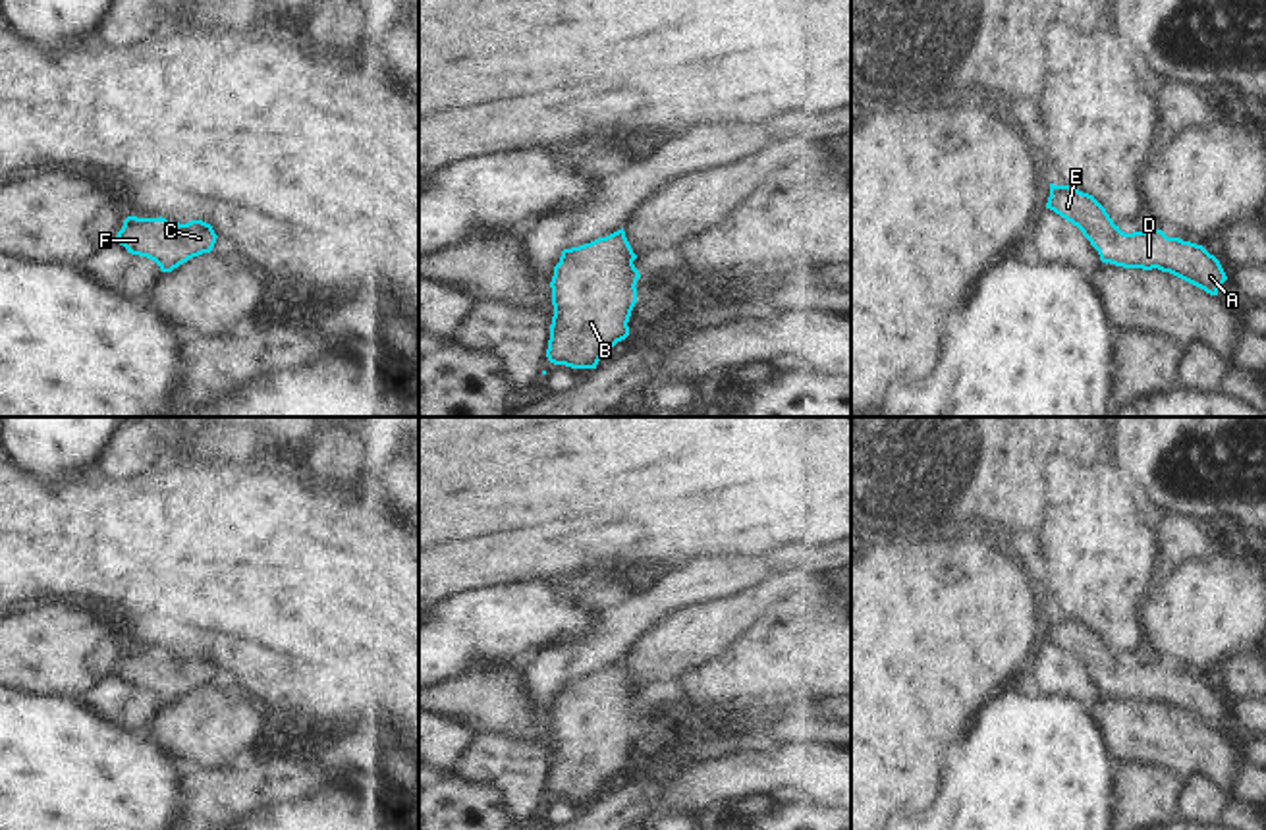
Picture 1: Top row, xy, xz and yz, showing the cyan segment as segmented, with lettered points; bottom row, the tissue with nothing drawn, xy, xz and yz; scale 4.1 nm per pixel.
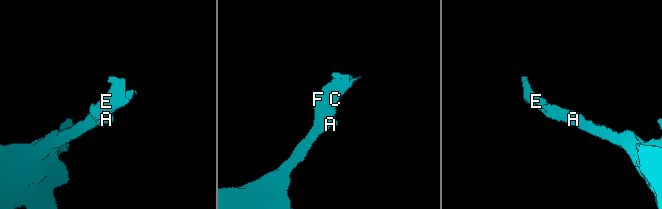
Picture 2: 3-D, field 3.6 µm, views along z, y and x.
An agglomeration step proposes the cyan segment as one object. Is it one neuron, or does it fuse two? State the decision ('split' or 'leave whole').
leave whole

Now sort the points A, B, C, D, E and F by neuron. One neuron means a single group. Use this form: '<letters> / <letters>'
A B C D E F

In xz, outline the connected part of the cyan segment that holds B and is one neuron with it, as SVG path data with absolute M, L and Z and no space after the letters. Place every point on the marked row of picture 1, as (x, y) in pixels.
M623 228L562 251L550 282L550 363L596 369L600 357L629 336L641 278L635 259Z

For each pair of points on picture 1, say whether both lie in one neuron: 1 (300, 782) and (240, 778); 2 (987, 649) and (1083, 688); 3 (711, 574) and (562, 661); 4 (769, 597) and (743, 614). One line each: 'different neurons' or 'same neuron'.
1: same neuron
2: different neurons
3: same neuron
4: different neurons

